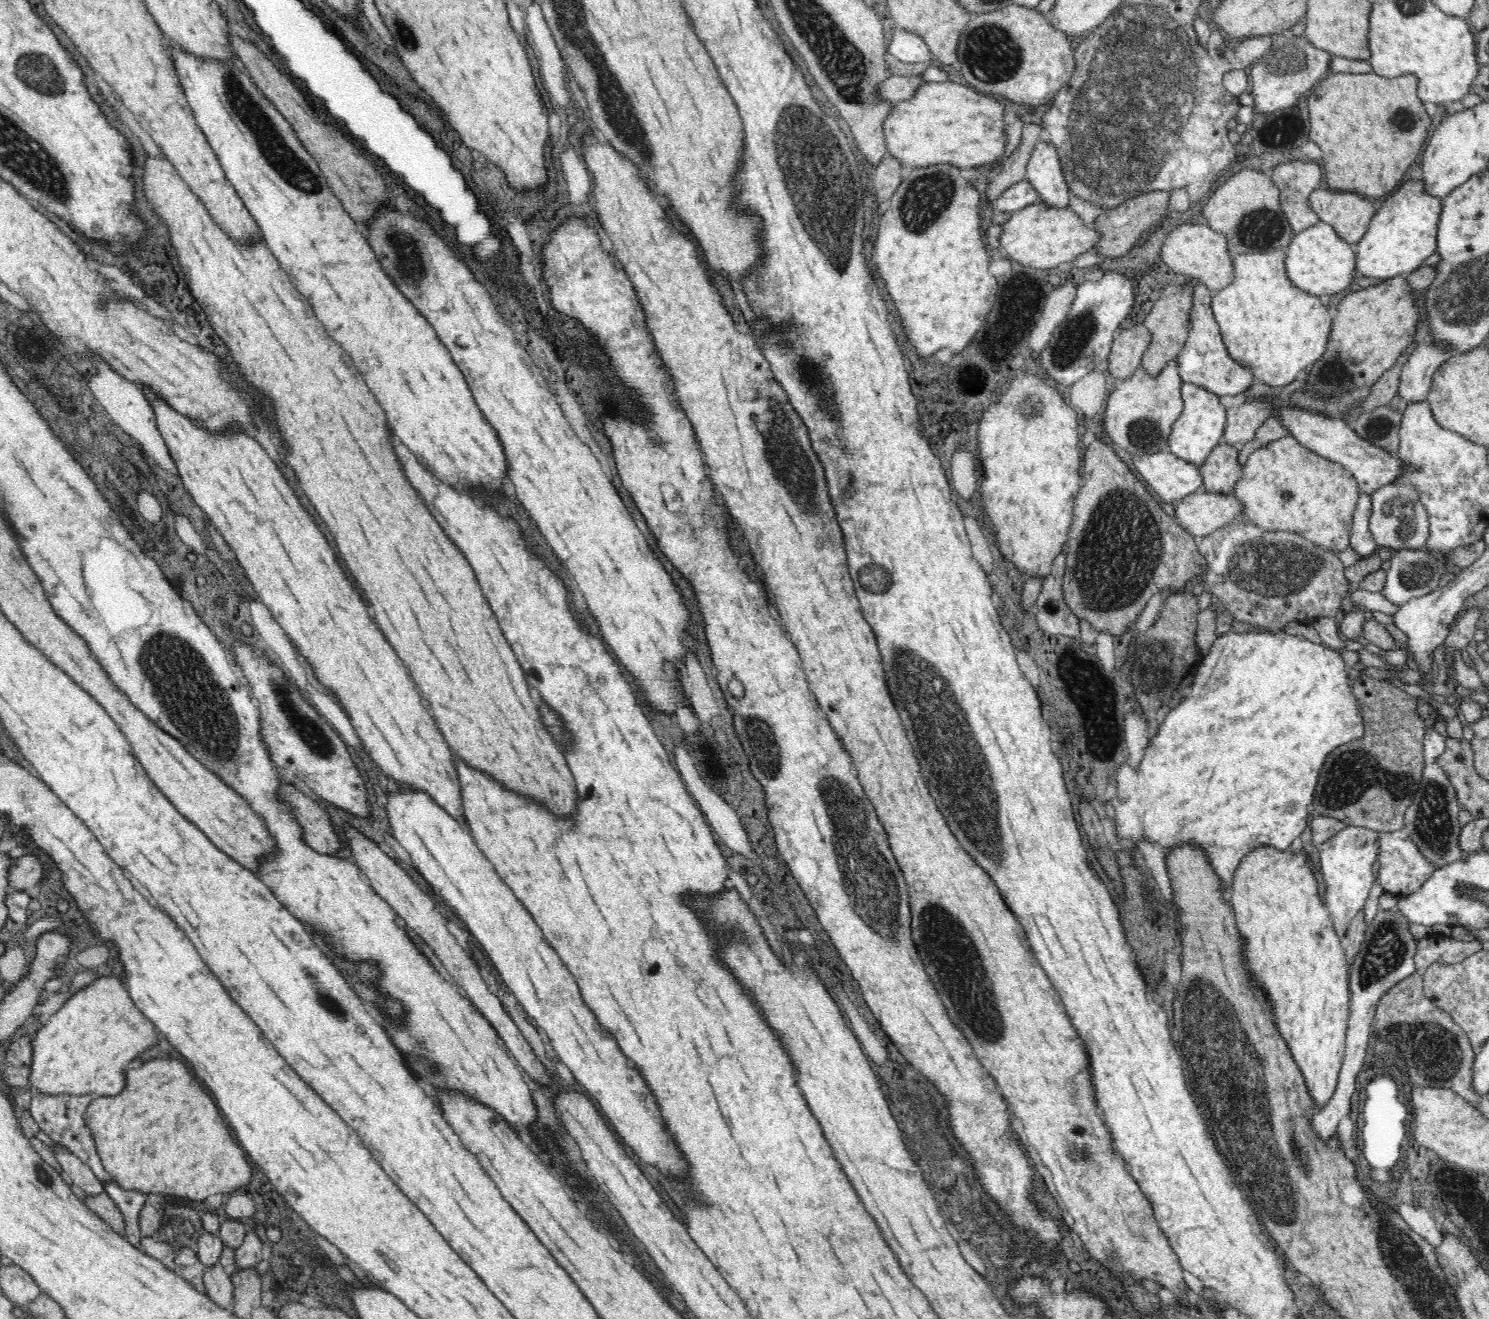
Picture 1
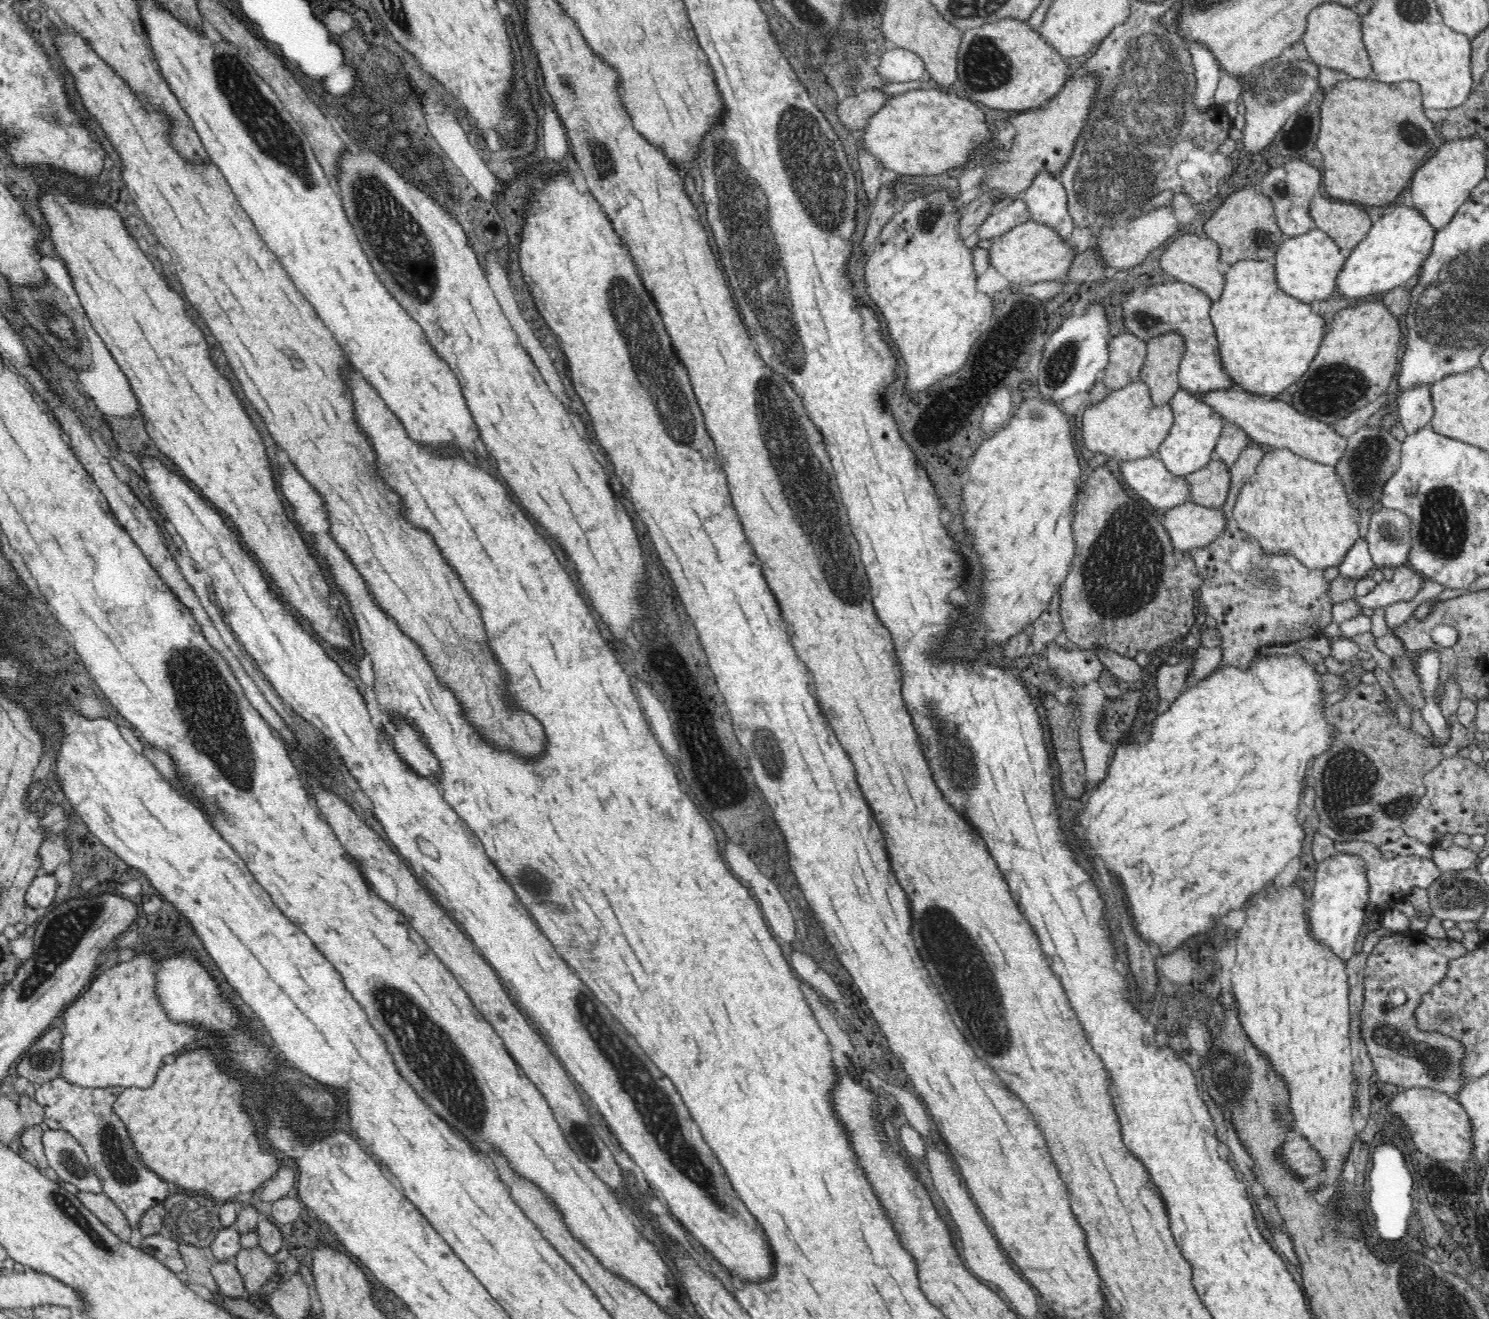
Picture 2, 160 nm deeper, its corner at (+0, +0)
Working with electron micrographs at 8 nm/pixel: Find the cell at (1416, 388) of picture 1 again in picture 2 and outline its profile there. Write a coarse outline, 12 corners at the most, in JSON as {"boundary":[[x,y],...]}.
{"boundary":[[1427,383],[1402,389],[1394,404],[1406,434],[1431,424]]}

